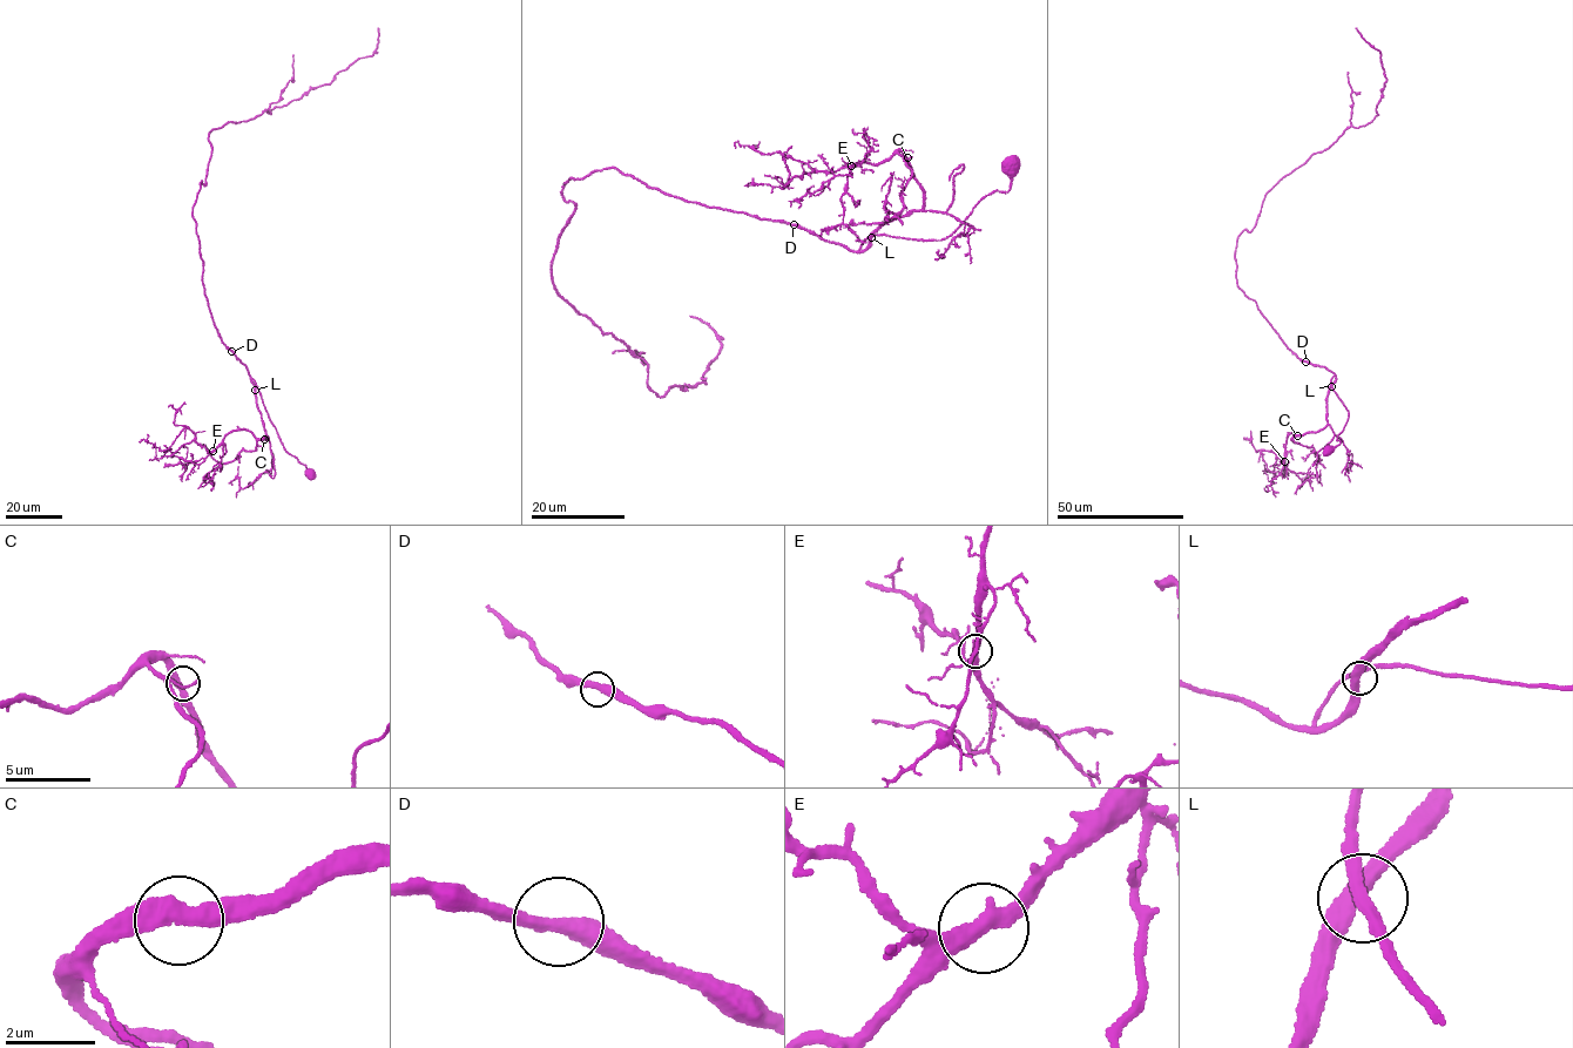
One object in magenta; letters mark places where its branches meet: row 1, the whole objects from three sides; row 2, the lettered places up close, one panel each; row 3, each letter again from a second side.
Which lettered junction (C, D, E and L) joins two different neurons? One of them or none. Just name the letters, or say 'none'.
none

